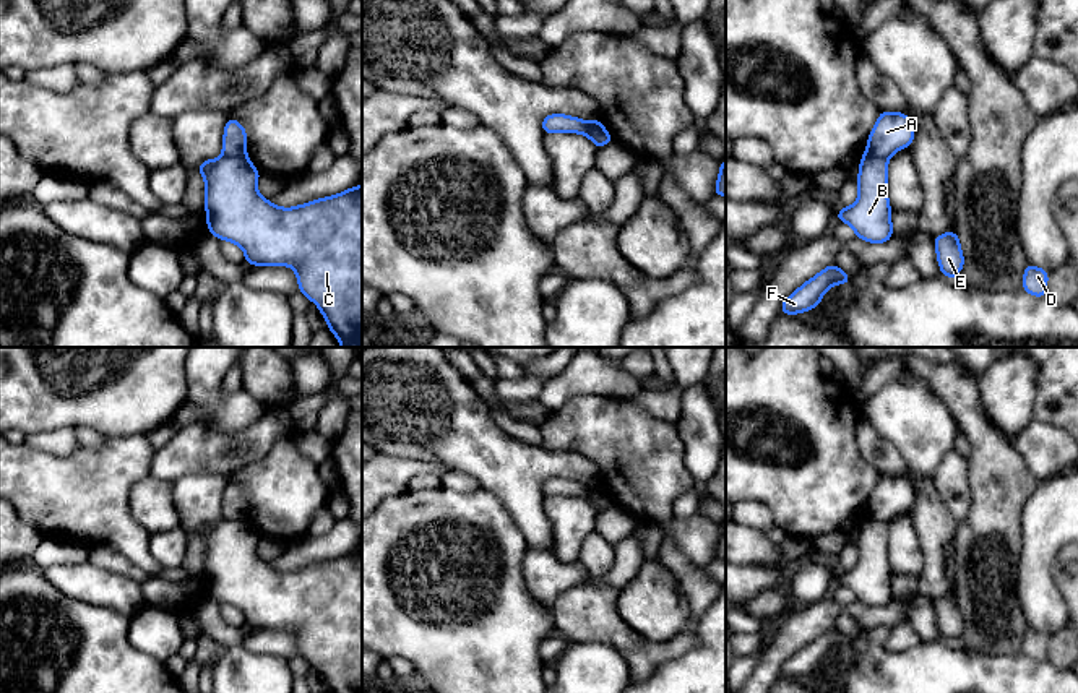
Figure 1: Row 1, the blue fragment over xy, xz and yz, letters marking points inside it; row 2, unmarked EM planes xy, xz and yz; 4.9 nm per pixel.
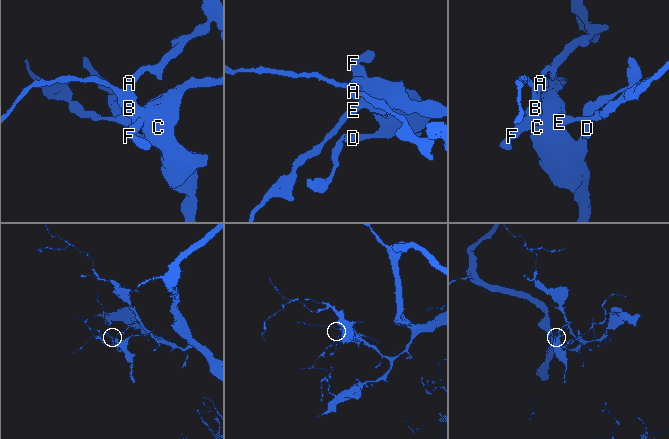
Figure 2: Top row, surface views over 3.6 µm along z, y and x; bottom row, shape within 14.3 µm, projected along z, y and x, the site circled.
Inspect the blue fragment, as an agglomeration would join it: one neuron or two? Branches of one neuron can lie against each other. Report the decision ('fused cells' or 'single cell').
fused cells

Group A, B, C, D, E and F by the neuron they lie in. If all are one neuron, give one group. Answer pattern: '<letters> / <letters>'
A / B C D E F

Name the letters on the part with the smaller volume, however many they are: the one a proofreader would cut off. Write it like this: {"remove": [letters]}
{"remove": ["B", "C", "D", "E", "F"]}

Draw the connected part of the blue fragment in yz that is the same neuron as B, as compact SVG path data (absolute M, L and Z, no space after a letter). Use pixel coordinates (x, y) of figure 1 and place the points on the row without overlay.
M865 516L860 521L859 560L849 571L841 571L838 584L849 588L856 600L885 607L893 600L891 571L888 565L888 521Z

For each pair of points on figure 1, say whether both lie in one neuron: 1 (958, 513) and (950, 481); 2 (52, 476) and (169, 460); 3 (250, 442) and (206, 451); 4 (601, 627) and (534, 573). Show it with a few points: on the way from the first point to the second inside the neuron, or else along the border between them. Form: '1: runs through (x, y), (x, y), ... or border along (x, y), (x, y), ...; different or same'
1: runs through (957, 505), (950, 497), (950, 489); same
2: border along (156, 450), (150, 474); different
3: runs through (239, 448), (218, 451); same
4: border along (583, 581), (567, 588), (551, 609); different

